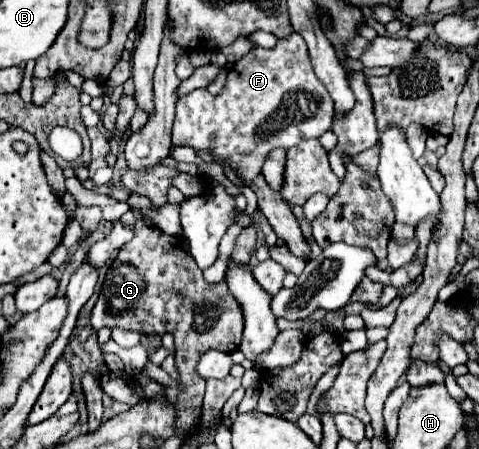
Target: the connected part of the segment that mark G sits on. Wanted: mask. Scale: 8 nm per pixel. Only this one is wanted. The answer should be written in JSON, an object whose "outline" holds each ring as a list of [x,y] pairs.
{"outline":[[[137,210],[135,214],[135,236],[119,250],[115,262],[107,270],[103,290],[91,314],[91,326],[95,330],[103,326],[117,326],[125,330],[139,330],[141,334],[171,332],[175,336],[175,362],[179,368],[181,388],[168,387],[165,393],[177,410],[175,426],[179,426],[179,430],[191,430],[191,426],[199,420],[205,394],[205,380],[197,374],[195,366],[201,354],[211,348],[227,354],[239,348],[243,314],[235,298],[231,298],[225,280],[219,284],[205,282],[203,272],[195,266],[183,236],[169,236],[159,228],[145,226],[141,214]]]}

